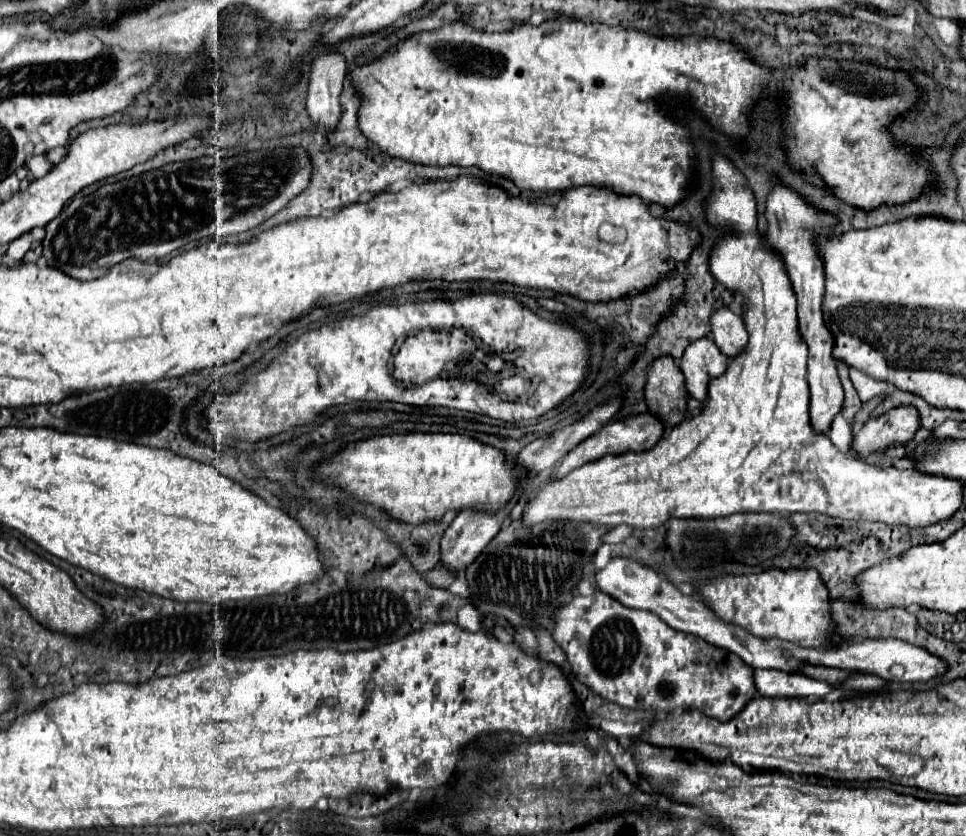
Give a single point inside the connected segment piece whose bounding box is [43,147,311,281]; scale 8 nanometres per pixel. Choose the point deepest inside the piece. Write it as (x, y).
(148, 216)

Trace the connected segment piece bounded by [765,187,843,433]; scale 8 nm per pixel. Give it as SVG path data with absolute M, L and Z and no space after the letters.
M773 187L769 199L767 199L767 211L765 211L769 231L767 231L767 245L771 251L775 251L783 263L785 271L789 275L789 281L793 285L795 297L797 297L797 323L799 323L799 335L809 347L809 361L807 361L807 381L811 391L811 403L809 403L809 419L815 433L827 433L831 421L837 413L843 409L843 387L837 377L837 363L831 355L833 351L833 337L827 331L823 323L821 313L821 301L823 301L823 263L815 247L815 229L829 227L835 223L835 217L817 211L815 207L807 205L807 201L797 195L795 191L787 187Z

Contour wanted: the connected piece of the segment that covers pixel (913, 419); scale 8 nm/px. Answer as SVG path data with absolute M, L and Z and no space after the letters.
M895 407L889 413L869 419L859 433L853 435L851 449L859 457L889 451L905 445L919 429L919 415L915 407Z

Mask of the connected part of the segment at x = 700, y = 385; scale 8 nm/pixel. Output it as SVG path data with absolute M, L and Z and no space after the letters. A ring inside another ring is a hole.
M709 337L691 343L681 359L681 371L685 375L685 387L689 395L705 403L709 381L719 377L727 365L729 357L725 357Z

